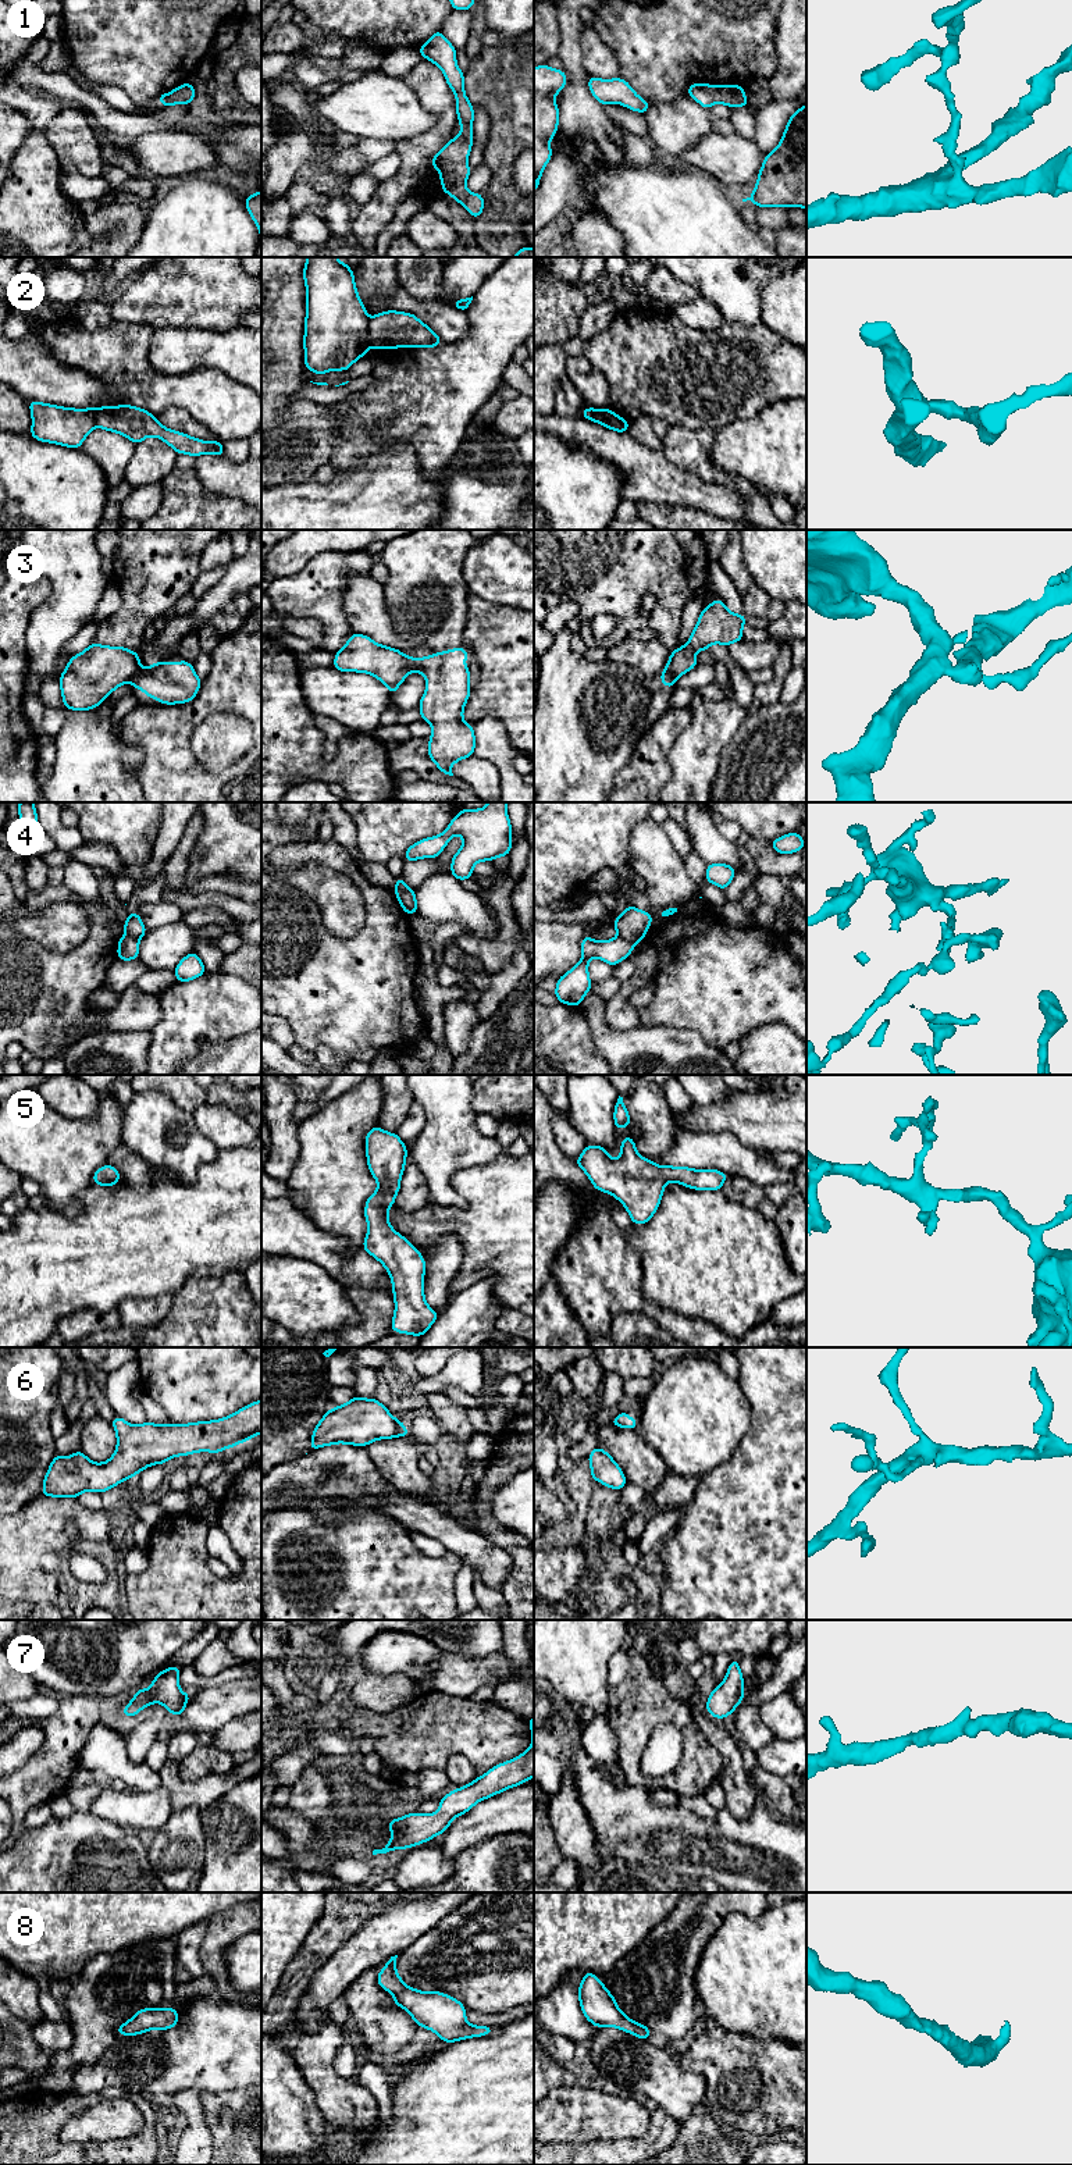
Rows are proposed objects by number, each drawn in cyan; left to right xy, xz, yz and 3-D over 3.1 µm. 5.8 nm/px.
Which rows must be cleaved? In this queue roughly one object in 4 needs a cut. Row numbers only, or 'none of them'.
2, 3, 4

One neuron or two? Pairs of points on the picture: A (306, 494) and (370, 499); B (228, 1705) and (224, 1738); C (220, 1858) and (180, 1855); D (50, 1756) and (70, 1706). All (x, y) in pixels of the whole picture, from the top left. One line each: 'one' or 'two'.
A: one
B: two
C: two
D: one

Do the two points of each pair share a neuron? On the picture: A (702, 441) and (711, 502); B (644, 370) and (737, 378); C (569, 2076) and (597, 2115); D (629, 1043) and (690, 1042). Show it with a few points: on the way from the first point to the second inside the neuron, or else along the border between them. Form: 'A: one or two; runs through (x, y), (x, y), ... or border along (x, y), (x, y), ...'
A: two; border along (679, 466), (738, 494)
B: one; runs through (668, 370), (687, 377), (713, 377)
C: two; border along (580, 2080), (570, 2086), (555, 2086), (548, 2093)
D: one; runs through (644, 1043), (675, 1043)

